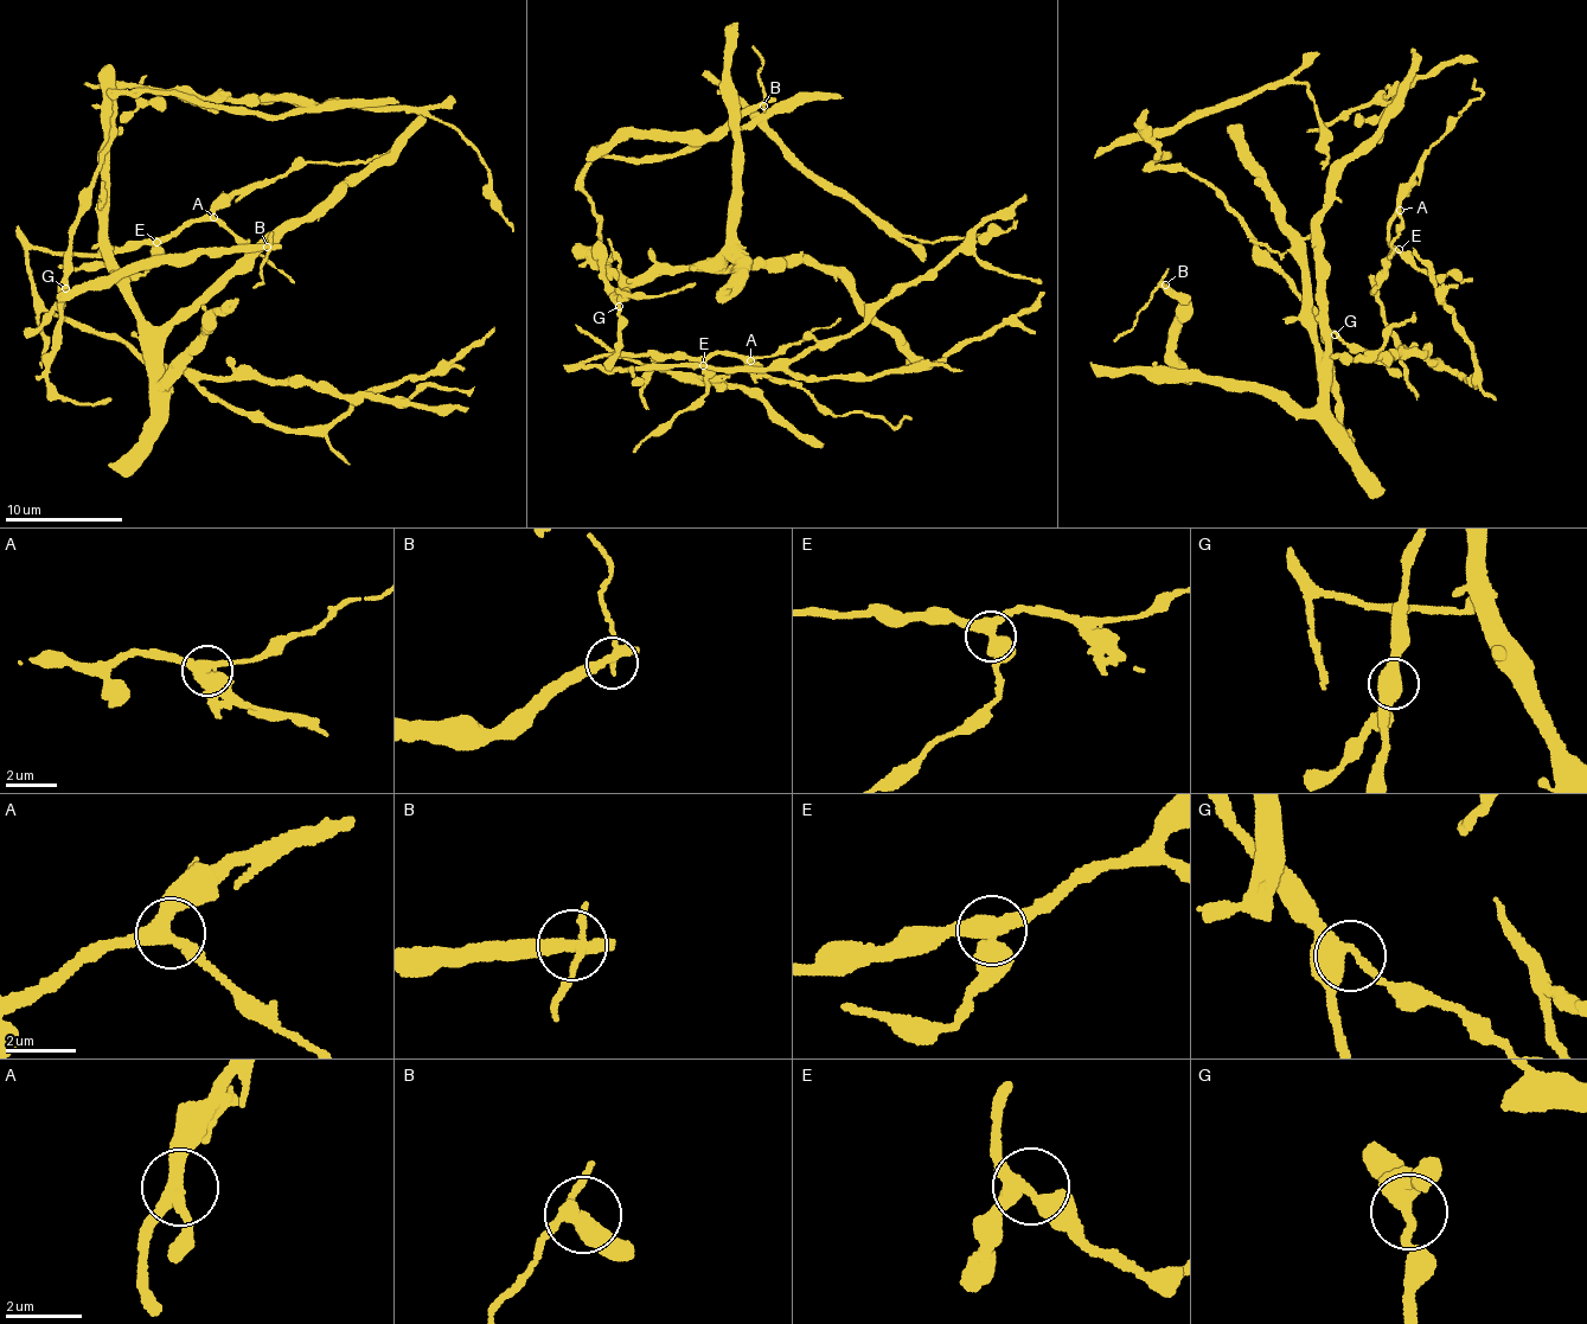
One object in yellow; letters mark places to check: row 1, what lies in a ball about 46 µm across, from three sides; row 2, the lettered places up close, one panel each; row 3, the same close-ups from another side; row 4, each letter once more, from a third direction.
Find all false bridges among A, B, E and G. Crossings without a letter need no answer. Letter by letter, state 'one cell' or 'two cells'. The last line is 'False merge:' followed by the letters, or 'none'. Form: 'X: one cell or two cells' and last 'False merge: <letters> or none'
A: one cell
B: one cell
E: one cell
G: one cell
False merge: none

